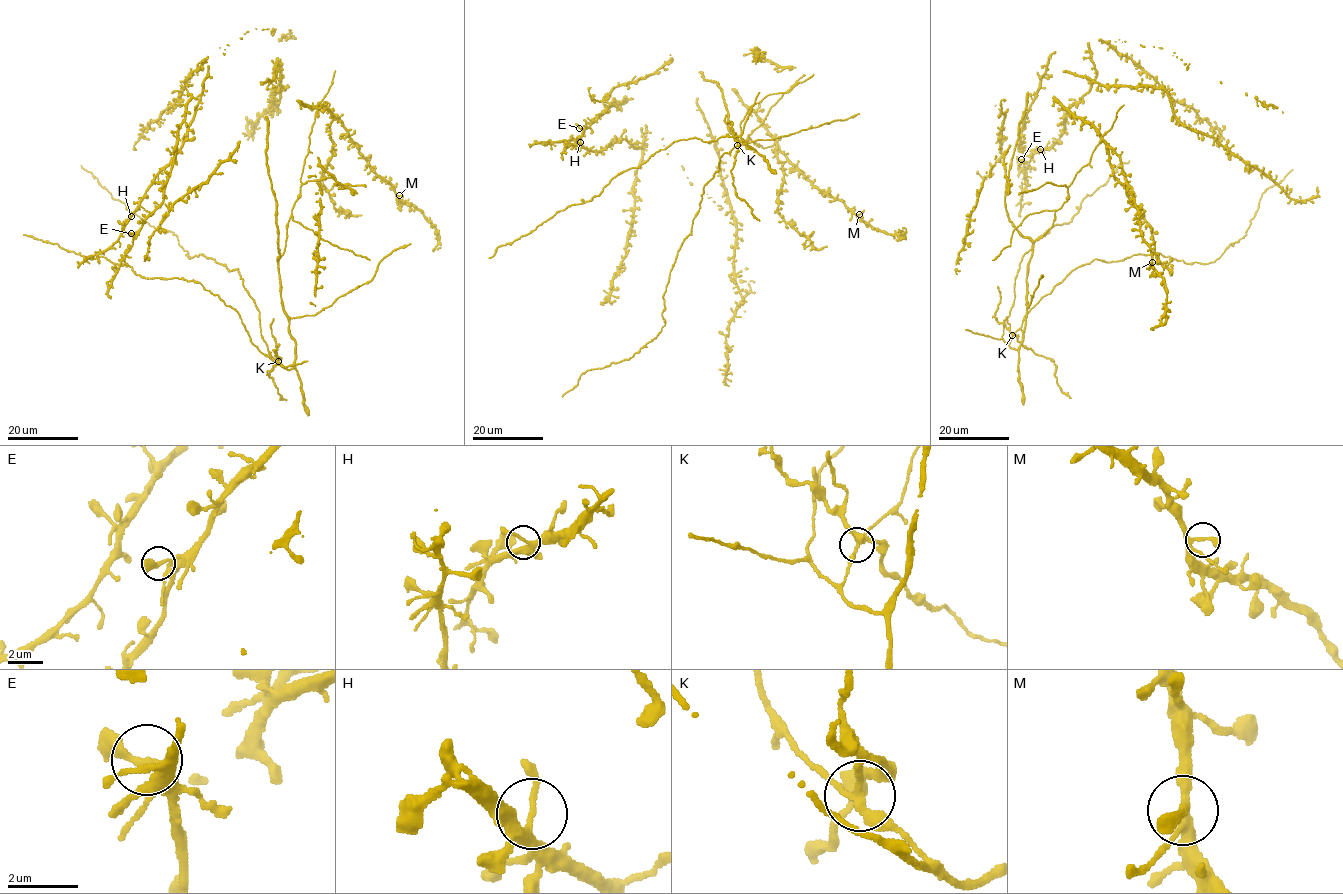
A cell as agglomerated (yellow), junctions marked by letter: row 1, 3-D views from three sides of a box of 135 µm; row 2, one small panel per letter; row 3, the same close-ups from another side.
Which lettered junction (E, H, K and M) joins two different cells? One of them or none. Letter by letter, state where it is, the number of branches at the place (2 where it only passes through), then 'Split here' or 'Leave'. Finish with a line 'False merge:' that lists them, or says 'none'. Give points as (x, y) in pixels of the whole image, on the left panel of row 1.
E: Place: (131, 233). Branches: 3. Leave
H: Place: (131, 216). Branches: 3. Leave
K: Place: (278, 361). Branches: 3. Split here
M: Place: (399, 195). Branches: 3. Leave
False merge: K

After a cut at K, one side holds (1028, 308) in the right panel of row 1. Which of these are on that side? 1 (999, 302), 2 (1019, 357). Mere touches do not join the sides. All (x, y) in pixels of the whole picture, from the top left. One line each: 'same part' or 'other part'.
1: other part
2: same part

